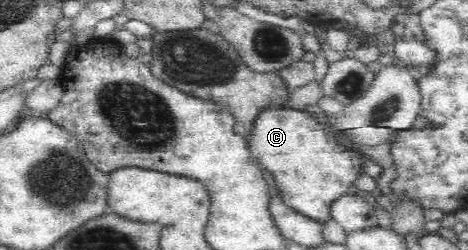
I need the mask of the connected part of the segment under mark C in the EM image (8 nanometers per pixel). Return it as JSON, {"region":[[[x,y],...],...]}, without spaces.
{"region":[[[265,108],[249,137],[252,156],[273,174],[285,205],[320,224],[333,220],[331,207],[350,193],[351,185],[363,173],[363,156],[337,143],[333,131],[324,128],[305,109]]]}

